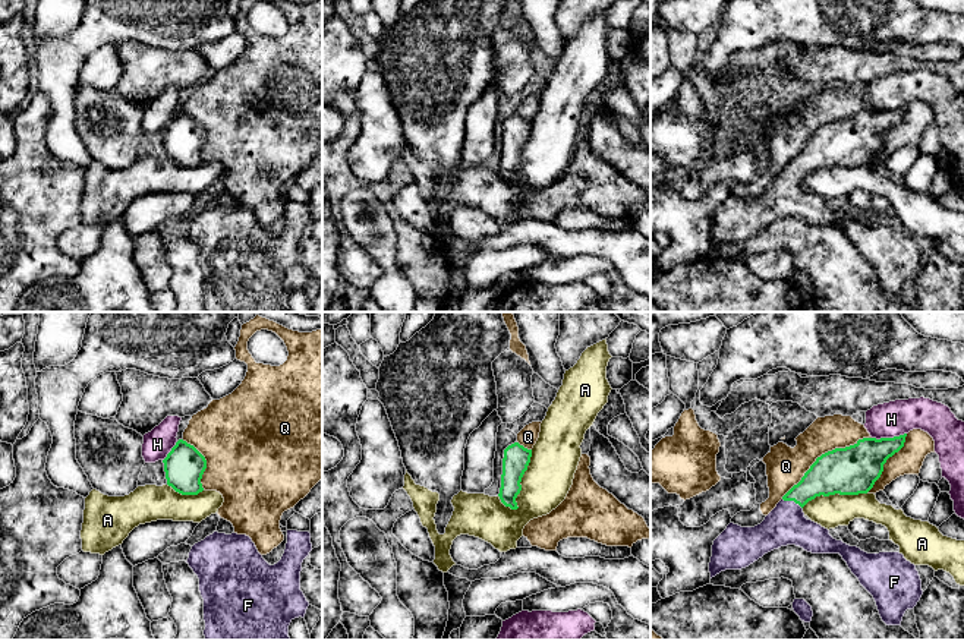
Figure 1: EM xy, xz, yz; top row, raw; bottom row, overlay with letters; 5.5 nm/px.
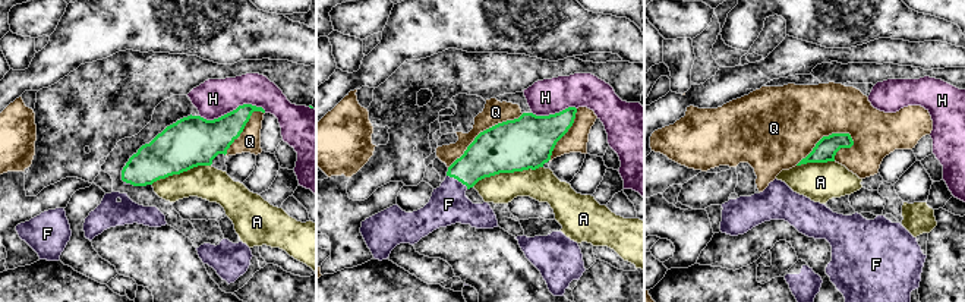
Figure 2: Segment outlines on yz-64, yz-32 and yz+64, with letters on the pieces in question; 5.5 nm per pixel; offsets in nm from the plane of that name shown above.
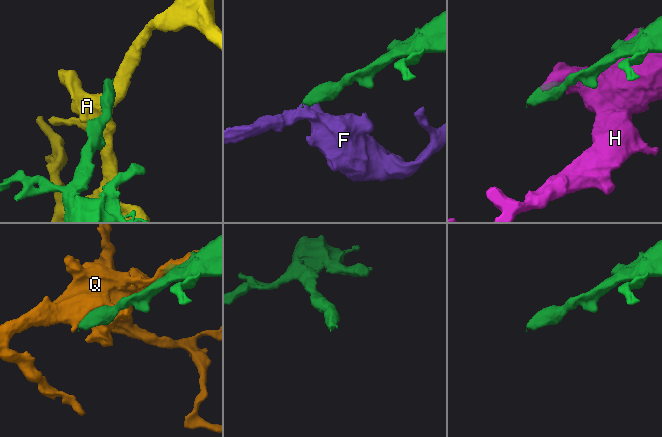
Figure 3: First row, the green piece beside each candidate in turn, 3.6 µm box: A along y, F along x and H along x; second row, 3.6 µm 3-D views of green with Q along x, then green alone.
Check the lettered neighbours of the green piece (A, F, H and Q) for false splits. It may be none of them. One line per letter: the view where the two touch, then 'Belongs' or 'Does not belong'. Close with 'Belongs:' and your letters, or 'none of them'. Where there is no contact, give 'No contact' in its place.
A: Touches green in xz. Does not belong
F: Touches green in yz. Belongs
H: Touches green in yz. Does not belong
Q: Touches green in yz. Does not belong
Belongs: F

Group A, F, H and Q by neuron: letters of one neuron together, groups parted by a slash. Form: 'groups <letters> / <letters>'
groups A / F / H / Q

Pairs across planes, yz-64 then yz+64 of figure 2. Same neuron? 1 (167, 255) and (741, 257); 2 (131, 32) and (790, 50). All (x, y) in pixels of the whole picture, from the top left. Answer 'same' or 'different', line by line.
1: same
2: different

